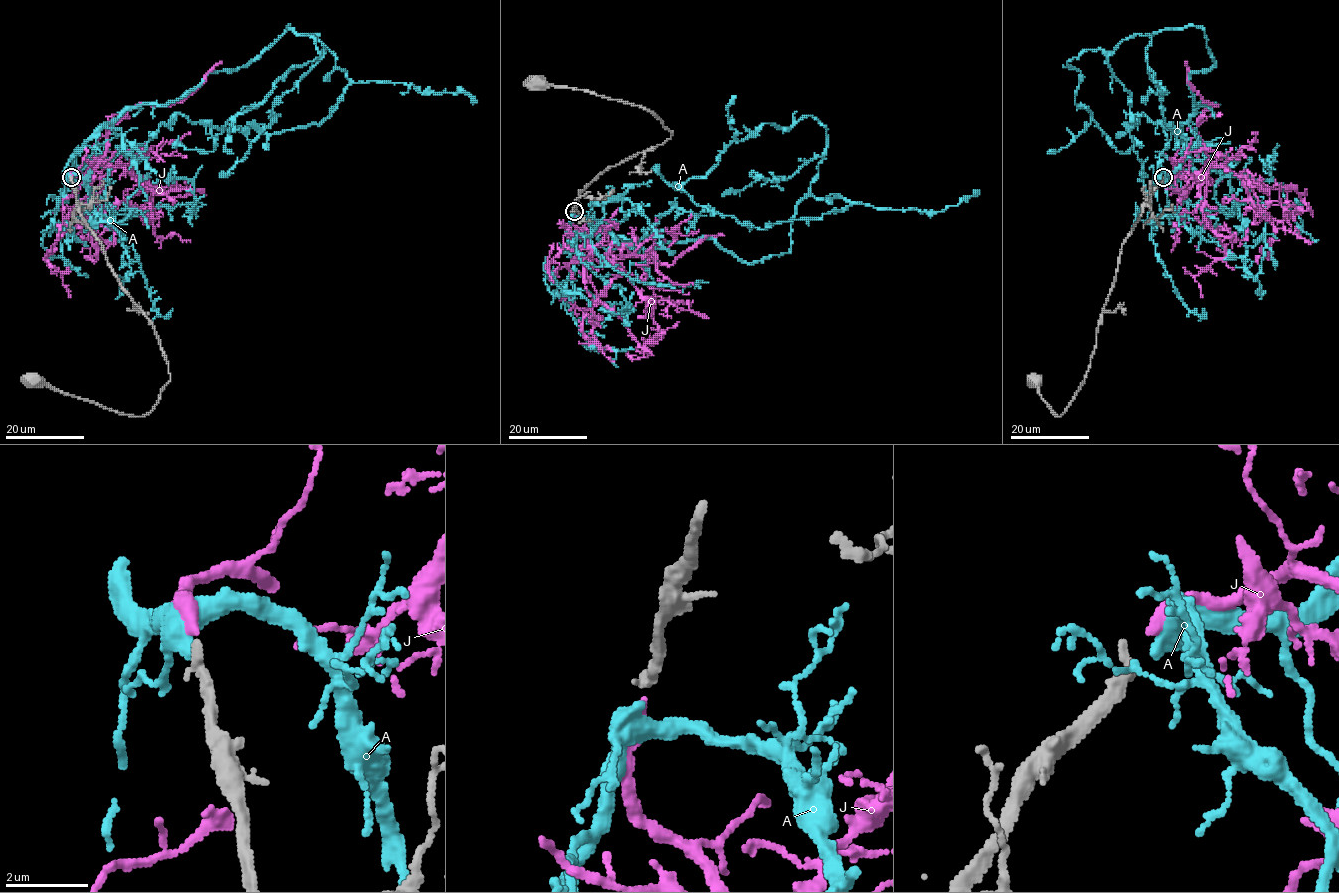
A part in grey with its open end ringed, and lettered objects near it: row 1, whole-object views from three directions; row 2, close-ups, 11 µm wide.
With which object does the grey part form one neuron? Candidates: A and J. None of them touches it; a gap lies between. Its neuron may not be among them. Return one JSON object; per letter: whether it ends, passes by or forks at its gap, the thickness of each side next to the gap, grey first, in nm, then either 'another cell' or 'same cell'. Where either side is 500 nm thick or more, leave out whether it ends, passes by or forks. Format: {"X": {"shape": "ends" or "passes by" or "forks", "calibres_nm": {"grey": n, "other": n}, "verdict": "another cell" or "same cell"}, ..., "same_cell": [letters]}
{"A": {"shape": "passes by", "calibres_nm": {"grey": 220, "other": 380}, "verdict": "another cell"}, "J": {"shape": "ends", "calibres_nm": {"grey": 220, "other": 280}, "verdict": "same cell"}, "same_cell": ["J"]}

